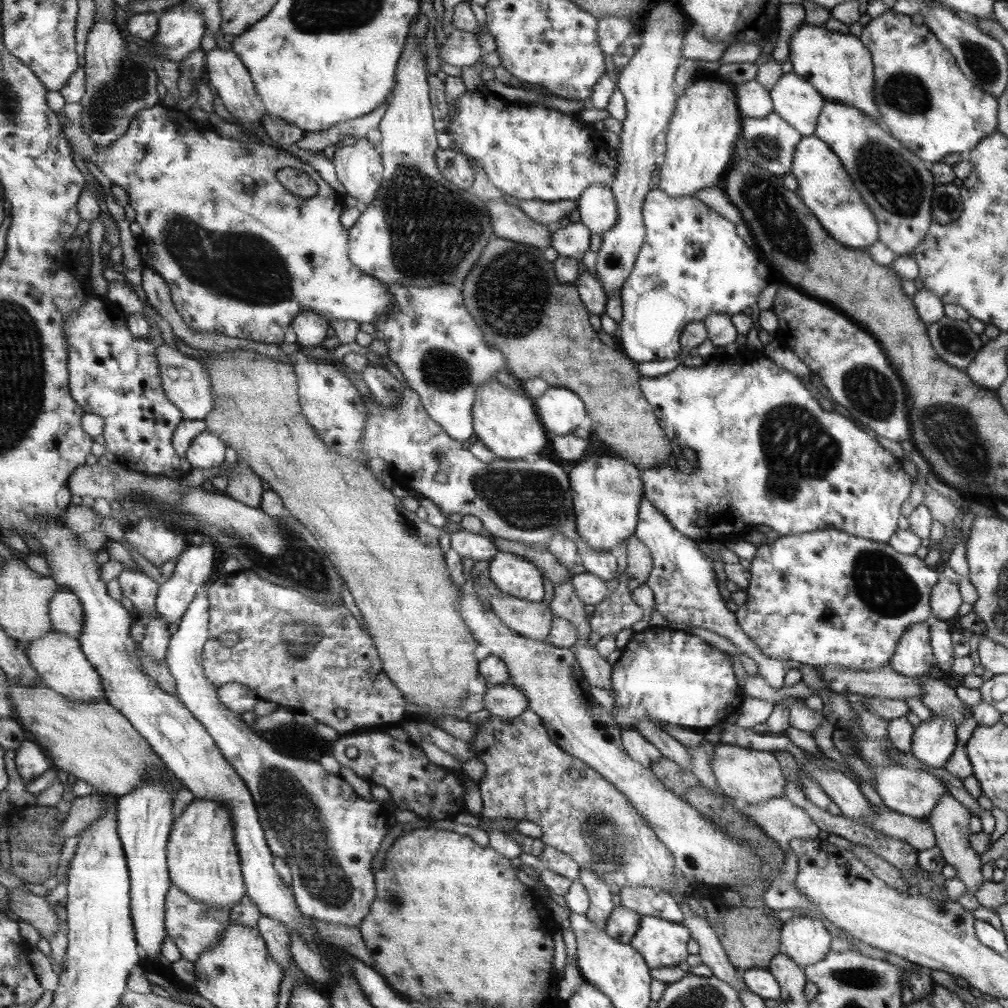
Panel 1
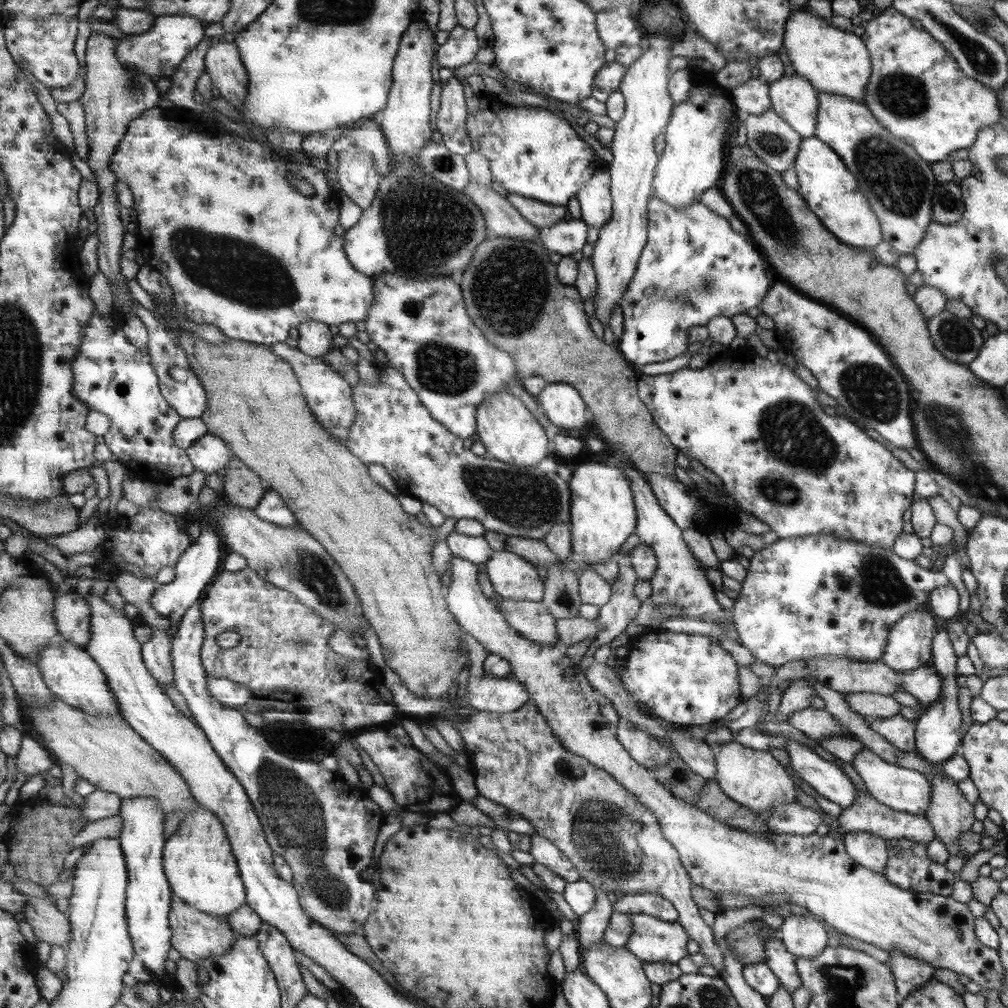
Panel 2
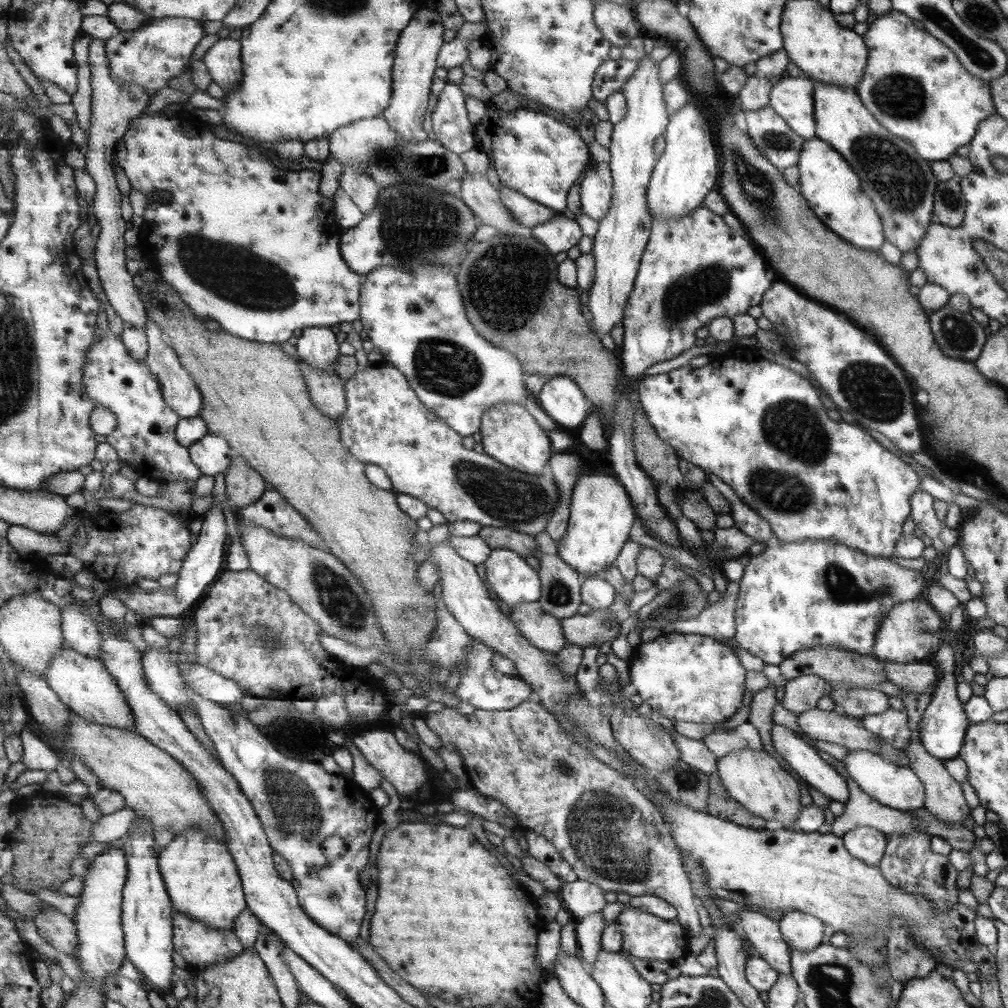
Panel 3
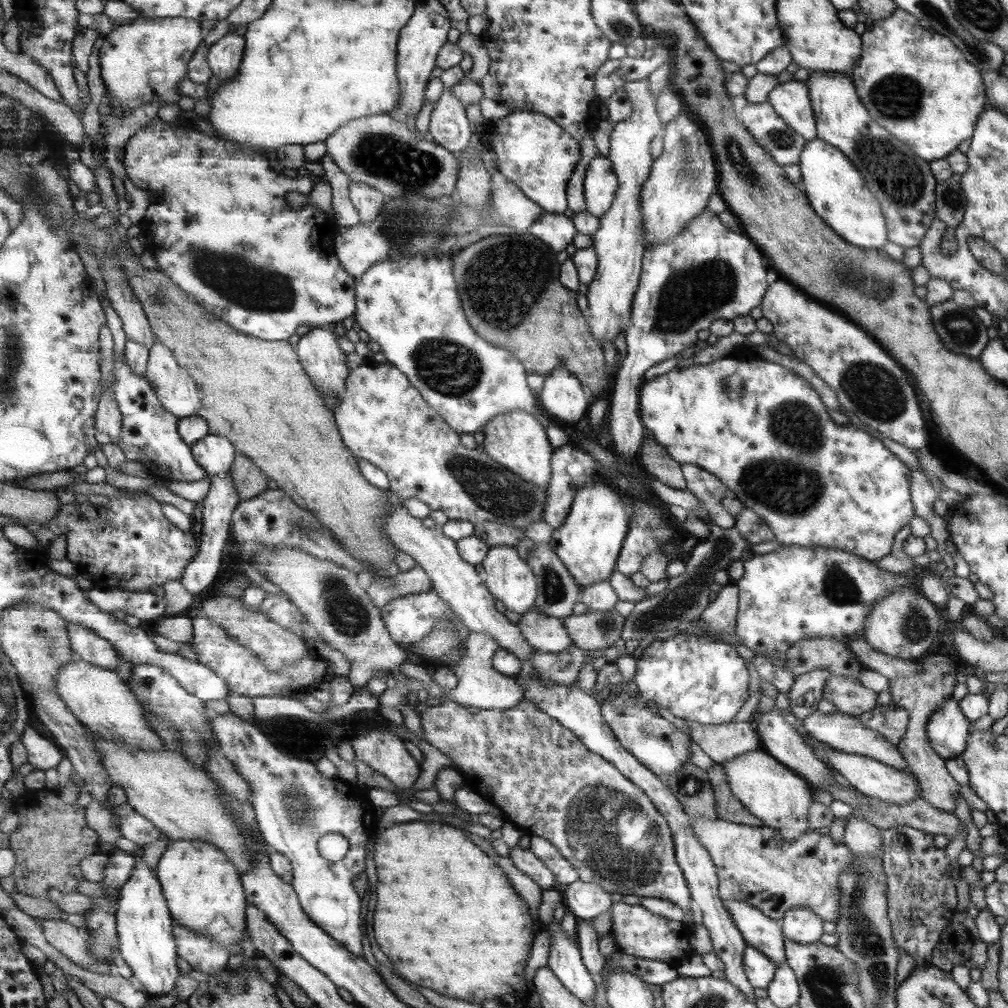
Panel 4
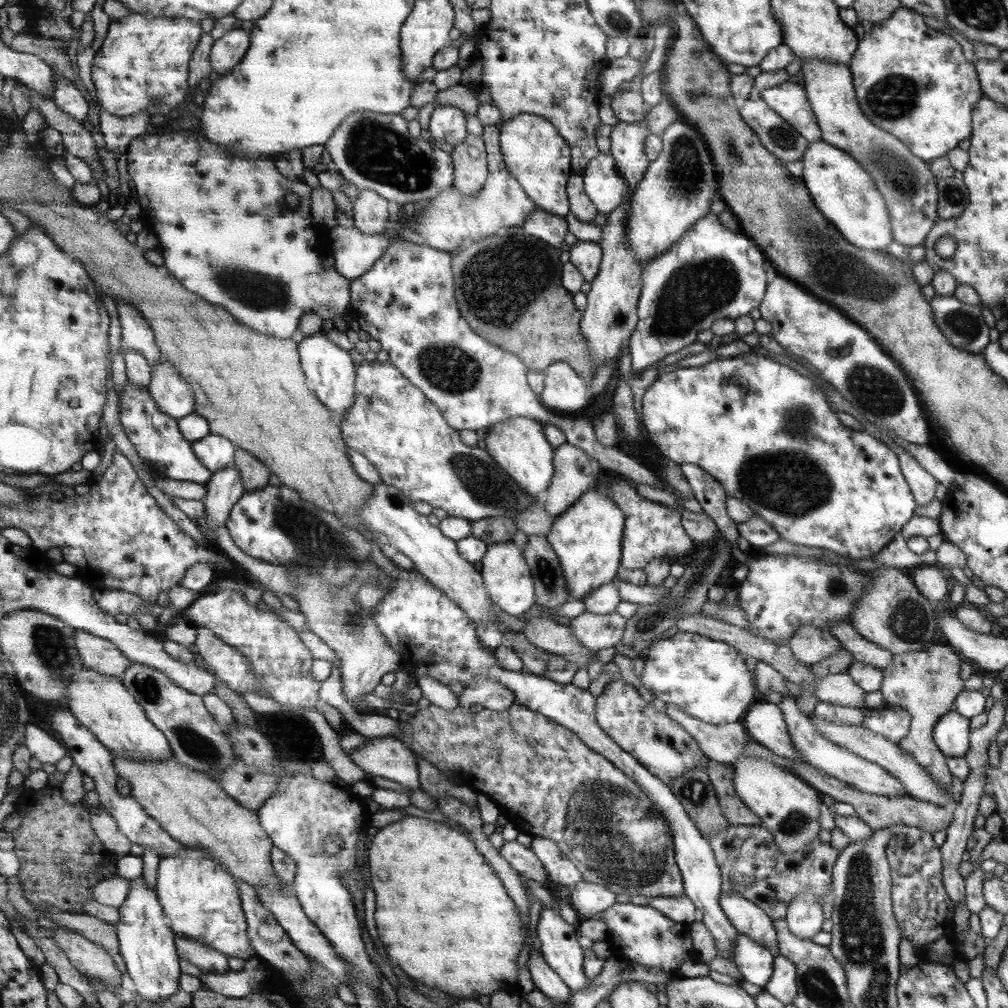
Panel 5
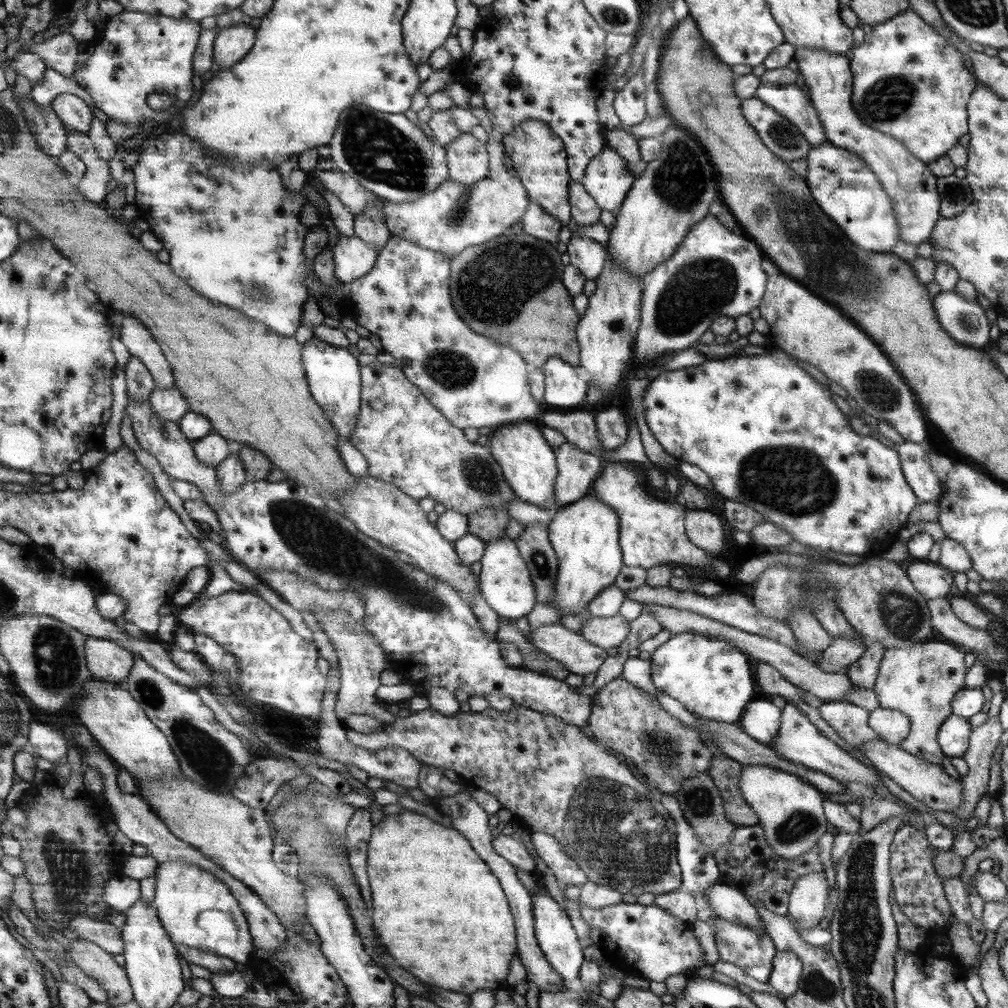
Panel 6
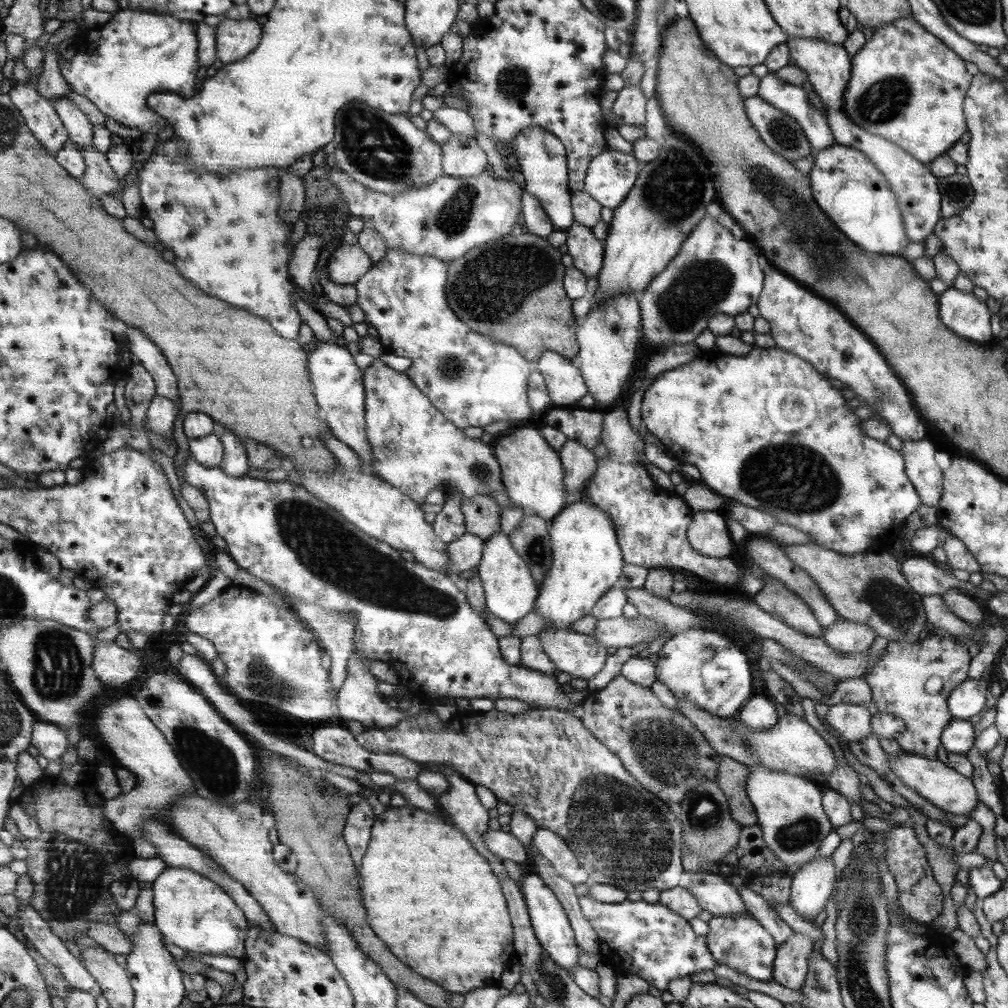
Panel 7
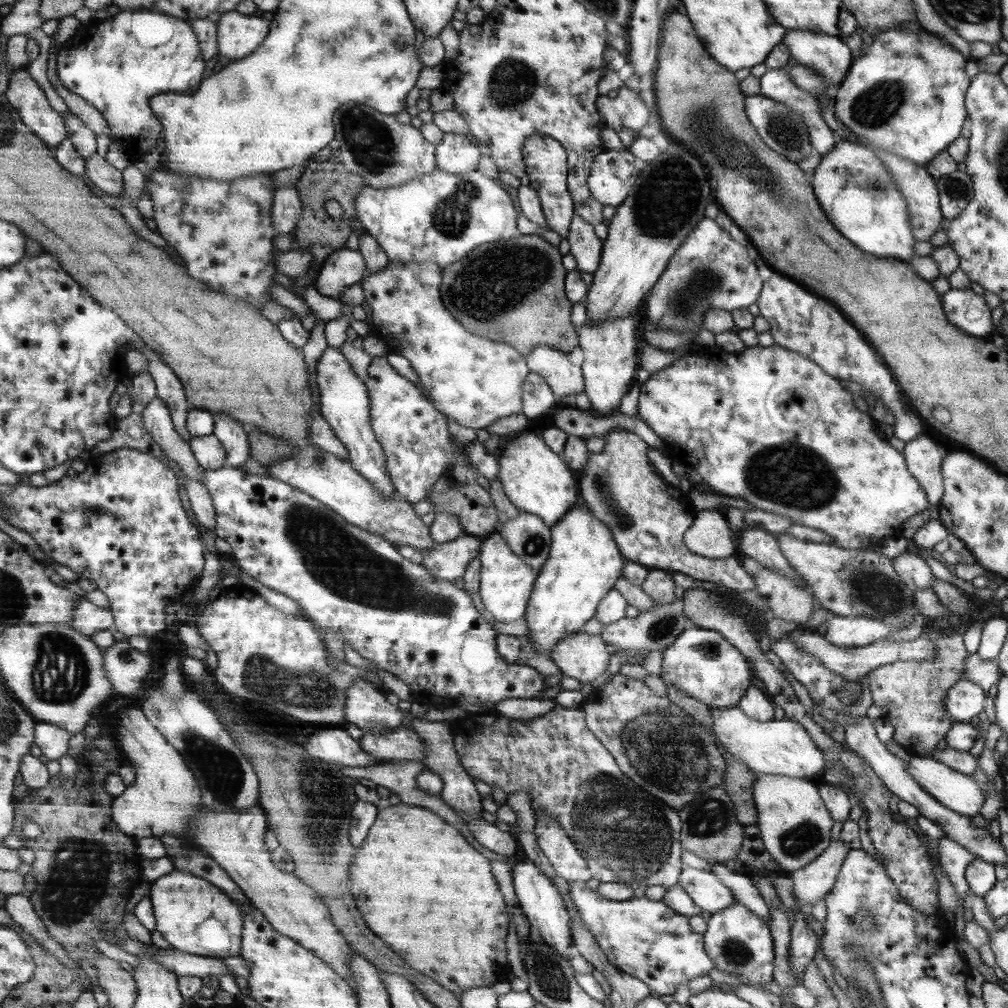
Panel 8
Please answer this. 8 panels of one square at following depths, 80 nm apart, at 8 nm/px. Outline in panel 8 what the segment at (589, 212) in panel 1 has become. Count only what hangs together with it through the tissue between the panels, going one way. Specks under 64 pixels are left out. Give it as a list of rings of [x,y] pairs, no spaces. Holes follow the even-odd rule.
[[[605,150],[594,156],[586,183],[597,202],[616,207],[630,194],[638,172],[645,165],[628,150]]]

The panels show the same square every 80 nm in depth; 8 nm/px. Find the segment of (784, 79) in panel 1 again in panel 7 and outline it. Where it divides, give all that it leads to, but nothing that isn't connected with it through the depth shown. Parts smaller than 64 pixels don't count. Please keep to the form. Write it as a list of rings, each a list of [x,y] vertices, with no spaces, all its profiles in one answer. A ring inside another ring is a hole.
[[[768,72],[760,78],[756,95],[798,121],[815,150],[823,150],[835,142],[826,118],[809,104],[807,93],[801,87],[780,79],[774,72]]]

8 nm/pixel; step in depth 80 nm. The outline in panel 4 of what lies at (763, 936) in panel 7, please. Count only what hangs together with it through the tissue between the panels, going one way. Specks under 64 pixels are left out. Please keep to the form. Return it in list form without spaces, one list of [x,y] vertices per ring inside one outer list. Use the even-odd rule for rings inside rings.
[[[745,946],[742,959],[746,979],[752,988],[767,988],[774,978],[774,964],[765,954],[757,952],[753,946]]]

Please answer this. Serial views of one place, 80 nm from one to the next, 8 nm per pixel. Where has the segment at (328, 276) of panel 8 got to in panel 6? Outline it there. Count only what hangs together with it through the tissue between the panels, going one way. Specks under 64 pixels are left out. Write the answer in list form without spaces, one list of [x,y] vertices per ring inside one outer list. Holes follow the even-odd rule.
[[[338,234],[340,239],[332,248],[335,280],[340,283],[362,278],[374,266],[378,253],[354,234],[351,237]]]

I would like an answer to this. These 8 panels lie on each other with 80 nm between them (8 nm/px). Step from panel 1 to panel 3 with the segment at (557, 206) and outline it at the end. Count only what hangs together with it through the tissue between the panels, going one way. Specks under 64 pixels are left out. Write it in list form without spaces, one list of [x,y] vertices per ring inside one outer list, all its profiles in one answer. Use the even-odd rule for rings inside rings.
[[[504,184],[499,185],[498,195],[502,204],[509,209],[510,215],[524,230],[530,230],[538,224],[543,224],[551,216],[558,214],[554,212],[554,209],[545,208],[542,204],[537,204],[530,197],[523,196],[523,193],[507,188]]]

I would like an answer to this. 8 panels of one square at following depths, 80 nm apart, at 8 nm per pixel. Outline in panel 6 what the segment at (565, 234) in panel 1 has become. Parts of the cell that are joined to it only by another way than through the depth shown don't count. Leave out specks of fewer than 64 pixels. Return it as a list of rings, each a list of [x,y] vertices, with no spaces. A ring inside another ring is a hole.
[[[529,200],[526,210],[523,211],[522,232],[548,243],[557,243],[557,234],[560,224],[552,216],[549,216],[536,202]]]

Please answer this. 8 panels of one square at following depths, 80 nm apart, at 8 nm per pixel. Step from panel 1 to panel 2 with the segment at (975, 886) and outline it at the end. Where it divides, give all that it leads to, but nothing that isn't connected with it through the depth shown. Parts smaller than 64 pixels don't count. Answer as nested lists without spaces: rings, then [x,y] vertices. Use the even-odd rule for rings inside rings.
[[[925,776],[930,783],[930,802],[923,816],[929,822],[935,840],[945,846],[949,857],[962,858],[966,864],[972,856],[961,852],[957,836],[970,830],[975,823],[972,805],[965,801],[950,777]]]

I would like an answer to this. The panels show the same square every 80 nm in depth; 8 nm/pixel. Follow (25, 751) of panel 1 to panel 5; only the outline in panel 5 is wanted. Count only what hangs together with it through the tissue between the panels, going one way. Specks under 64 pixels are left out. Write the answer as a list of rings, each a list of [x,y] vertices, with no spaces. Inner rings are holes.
[[[35,724],[26,728],[25,744],[41,764],[57,764],[63,756],[69,754],[66,744],[58,736],[49,734]]]

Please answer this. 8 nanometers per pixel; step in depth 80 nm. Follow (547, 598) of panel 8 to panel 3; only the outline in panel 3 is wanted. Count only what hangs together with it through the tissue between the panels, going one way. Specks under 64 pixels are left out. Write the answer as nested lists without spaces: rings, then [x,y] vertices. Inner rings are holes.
[[[588,467],[575,483],[569,524],[561,542],[556,542],[556,549],[558,557],[581,576],[600,576],[602,571],[606,571],[618,558],[635,522],[636,513],[629,494],[617,479]]]

